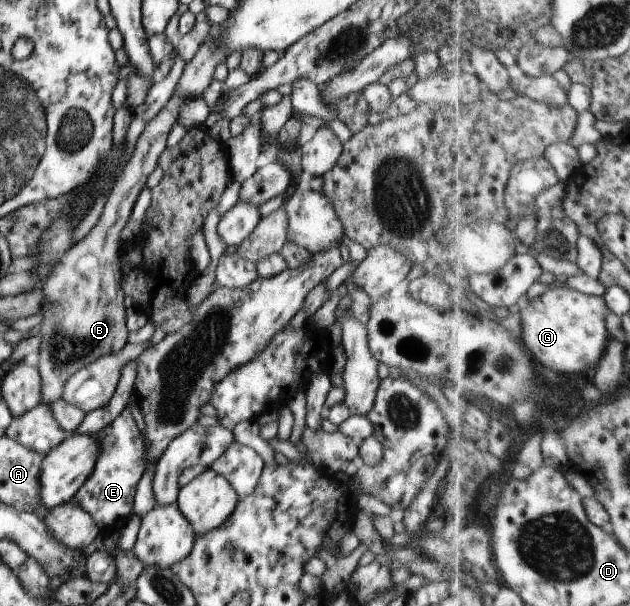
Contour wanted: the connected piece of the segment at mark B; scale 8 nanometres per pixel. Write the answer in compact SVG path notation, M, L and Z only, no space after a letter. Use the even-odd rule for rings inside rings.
M212 25L201 49L192 62L185 65L172 97L138 137L134 153L116 179L100 221L84 239L69 249L43 283L42 322L37 326L42 332L37 369L41 374L43 404L50 405L60 400L64 385L76 371L104 355L121 351L127 345L127 308L124 306L125 294L121 289L121 272L117 263L122 230L140 192L147 185L148 177L159 166L160 157L167 149L168 134L178 122L185 102L203 98L204 91L213 81L215 68L230 55L221 47L220 34L221 25Z

